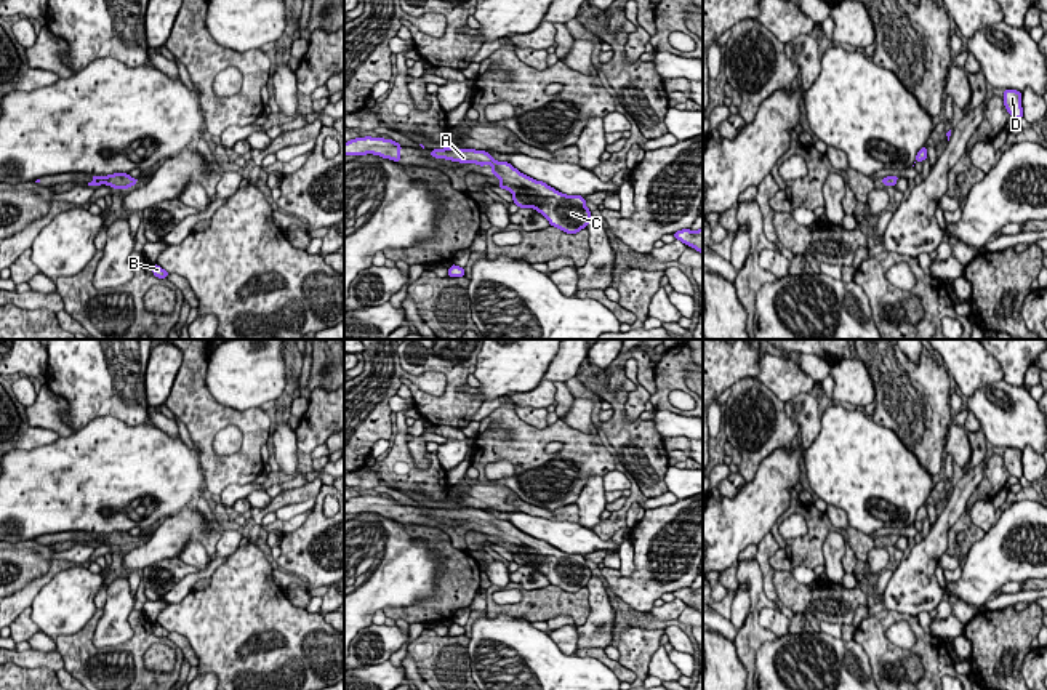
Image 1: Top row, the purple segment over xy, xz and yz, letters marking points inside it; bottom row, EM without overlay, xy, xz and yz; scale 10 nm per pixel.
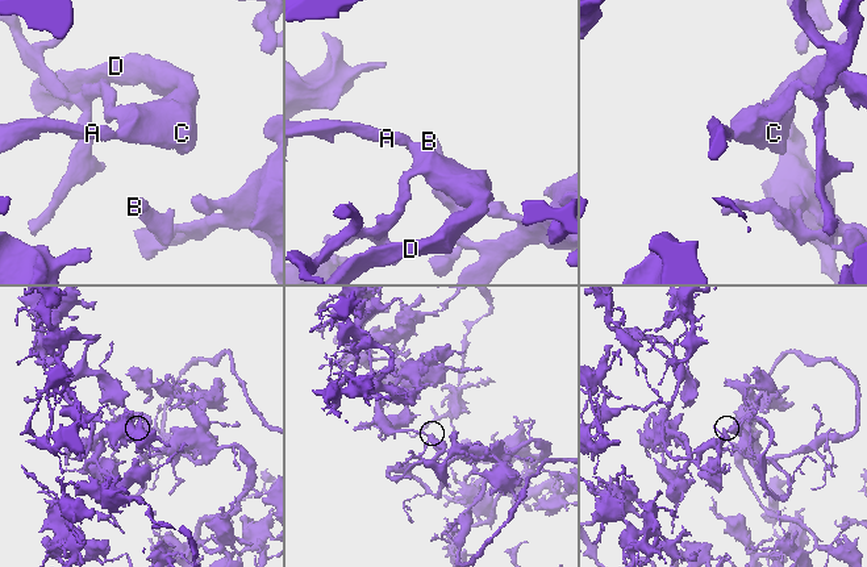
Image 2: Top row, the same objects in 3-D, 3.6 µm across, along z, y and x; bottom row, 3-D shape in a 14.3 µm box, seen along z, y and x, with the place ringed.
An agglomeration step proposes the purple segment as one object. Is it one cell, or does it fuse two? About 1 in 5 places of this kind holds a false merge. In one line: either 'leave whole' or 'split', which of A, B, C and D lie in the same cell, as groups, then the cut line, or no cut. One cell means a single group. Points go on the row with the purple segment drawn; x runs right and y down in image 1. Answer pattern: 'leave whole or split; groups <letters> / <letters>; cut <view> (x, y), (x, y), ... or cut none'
leave whole; groups A B C D; cut none

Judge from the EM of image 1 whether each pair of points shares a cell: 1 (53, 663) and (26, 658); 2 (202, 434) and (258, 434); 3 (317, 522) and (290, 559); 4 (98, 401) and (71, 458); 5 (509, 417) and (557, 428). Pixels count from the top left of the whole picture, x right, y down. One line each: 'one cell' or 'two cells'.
1: one cell
2: one cell
3: one cell
4: two cells
5: one cell

